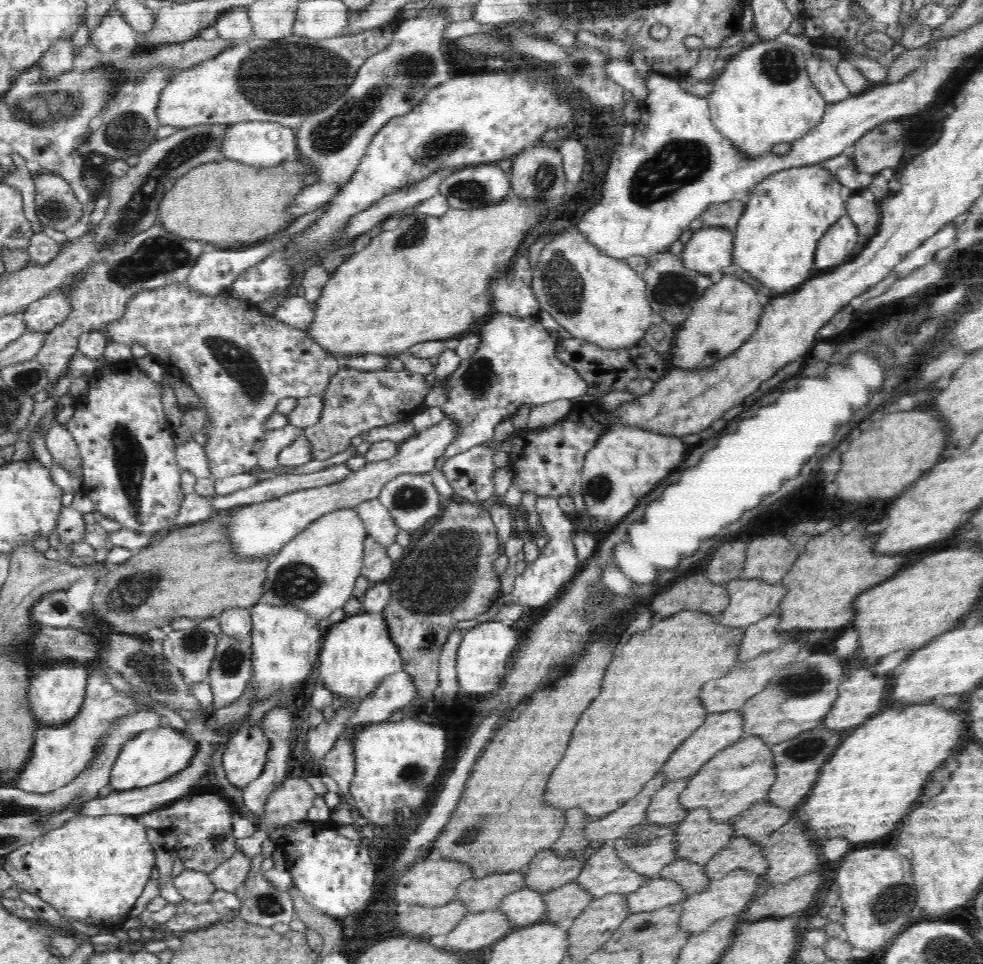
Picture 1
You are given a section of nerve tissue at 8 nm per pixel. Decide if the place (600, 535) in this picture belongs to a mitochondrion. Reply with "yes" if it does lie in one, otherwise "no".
no

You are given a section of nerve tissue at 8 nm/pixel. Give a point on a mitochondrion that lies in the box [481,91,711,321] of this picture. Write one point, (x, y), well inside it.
(564, 286)

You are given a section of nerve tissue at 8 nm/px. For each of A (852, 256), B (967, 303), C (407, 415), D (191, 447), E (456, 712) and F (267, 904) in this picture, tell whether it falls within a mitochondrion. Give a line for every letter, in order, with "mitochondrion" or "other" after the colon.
A: other
B: other
C: other
D: other
E: other
F: mitochondrion

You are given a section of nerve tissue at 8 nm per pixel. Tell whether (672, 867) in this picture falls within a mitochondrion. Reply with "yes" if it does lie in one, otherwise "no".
no

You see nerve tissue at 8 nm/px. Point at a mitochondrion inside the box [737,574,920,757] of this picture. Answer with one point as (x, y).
(805, 681)

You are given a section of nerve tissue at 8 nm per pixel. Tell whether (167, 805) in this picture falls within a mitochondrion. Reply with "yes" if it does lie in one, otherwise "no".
no

